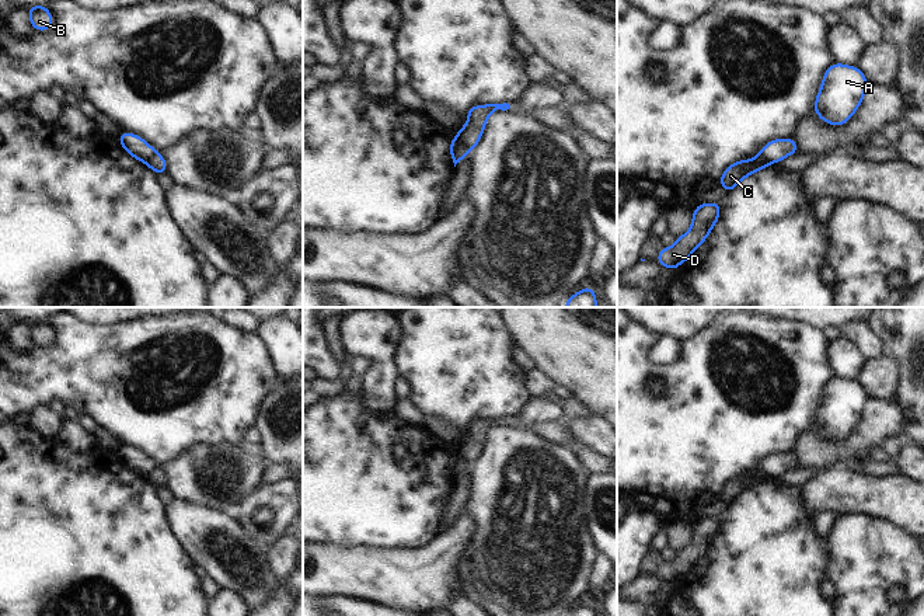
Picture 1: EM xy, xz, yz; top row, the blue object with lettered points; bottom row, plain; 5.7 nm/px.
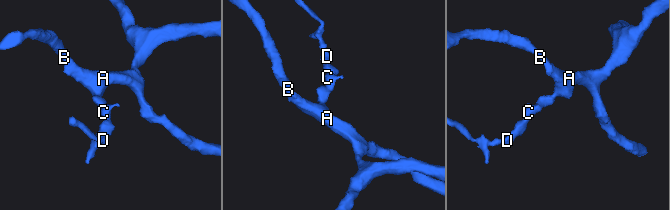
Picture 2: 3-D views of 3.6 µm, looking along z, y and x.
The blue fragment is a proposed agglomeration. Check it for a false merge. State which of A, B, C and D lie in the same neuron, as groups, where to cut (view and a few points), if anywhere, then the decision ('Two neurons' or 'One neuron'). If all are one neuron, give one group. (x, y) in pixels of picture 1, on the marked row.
Groups: A B / C D. Split along xz (459, 135), (470, 149). Two neurons

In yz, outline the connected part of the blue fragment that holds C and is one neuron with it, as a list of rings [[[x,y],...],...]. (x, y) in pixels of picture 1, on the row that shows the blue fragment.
[[[761,156],[752,160],[735,161],[722,173],[719,185],[725,188],[728,195],[745,177],[766,168],[768,164],[768,160]]]

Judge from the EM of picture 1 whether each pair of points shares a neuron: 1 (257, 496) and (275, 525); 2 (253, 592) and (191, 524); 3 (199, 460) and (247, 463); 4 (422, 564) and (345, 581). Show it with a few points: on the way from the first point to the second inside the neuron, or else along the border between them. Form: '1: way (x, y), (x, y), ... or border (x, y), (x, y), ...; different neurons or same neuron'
1: way (265, 498), (276, 510), (276, 517); same neuron
2: way (243, 576), (208, 540); same neuron
3: way (211, 463), (236, 463); same neuron
4: way (403, 576), (365, 576); same neuron

